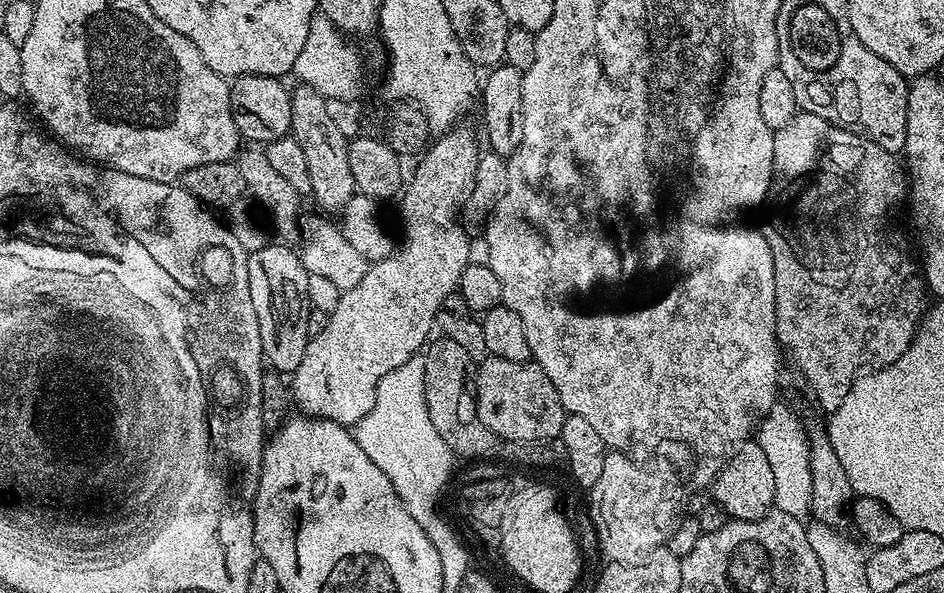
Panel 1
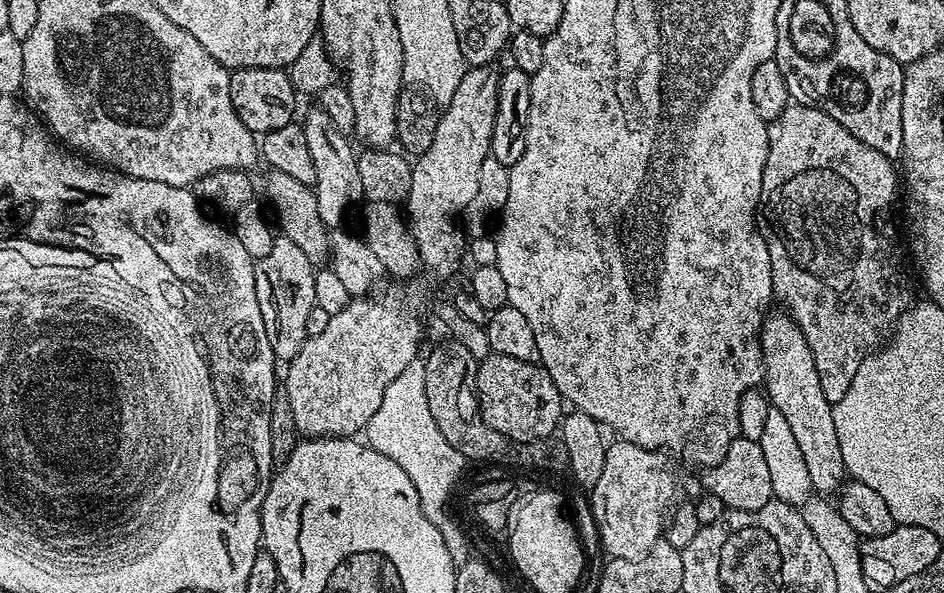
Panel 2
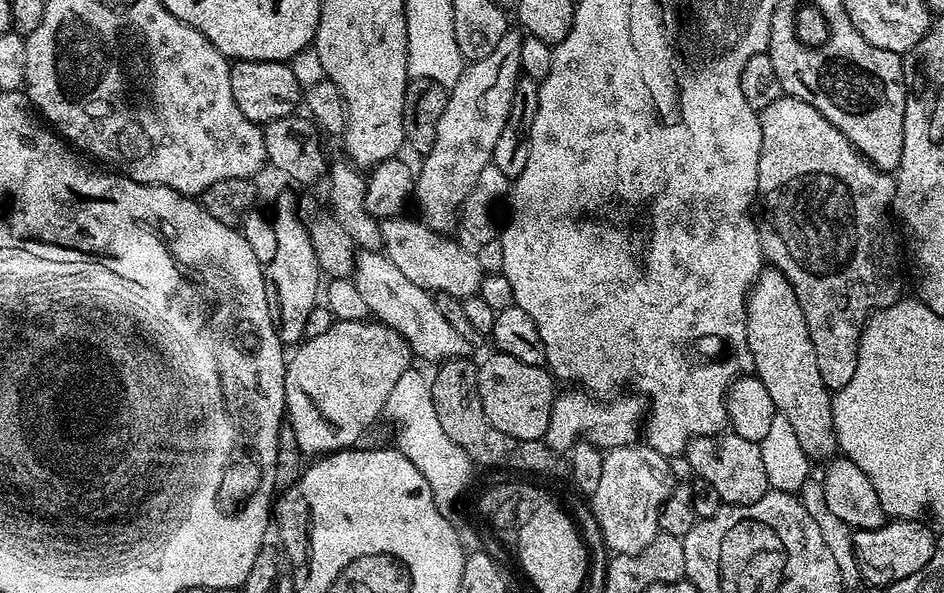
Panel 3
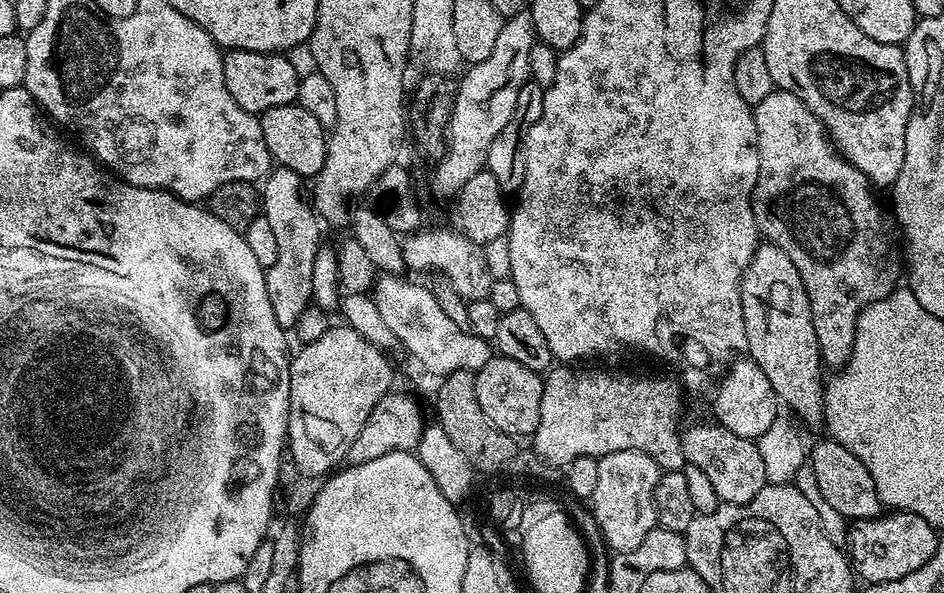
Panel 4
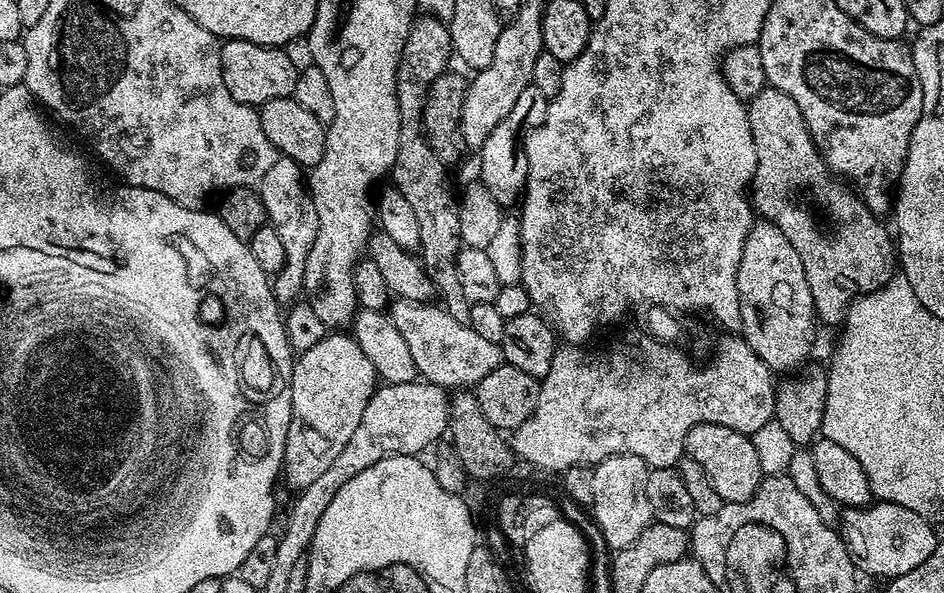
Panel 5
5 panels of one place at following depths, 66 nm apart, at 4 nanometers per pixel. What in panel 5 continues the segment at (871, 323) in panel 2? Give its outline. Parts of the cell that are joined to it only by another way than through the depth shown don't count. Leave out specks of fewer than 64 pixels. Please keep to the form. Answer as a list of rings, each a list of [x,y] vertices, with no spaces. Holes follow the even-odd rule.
[[[765,86],[753,100],[747,101],[746,107],[756,155],[756,173],[750,185],[750,203],[755,215],[761,221],[778,226],[778,230],[790,238],[790,246],[798,250],[798,258],[802,258],[802,266],[806,270],[806,282],[810,282],[817,321],[821,325],[843,325],[844,315],[853,300],[878,290],[897,271],[898,253],[893,233],[889,225],[887,228],[883,224],[885,221],[881,217],[875,216],[865,206],[860,193],[829,168],[812,141],[802,110],[798,110],[798,102],[794,102],[790,94]]]

